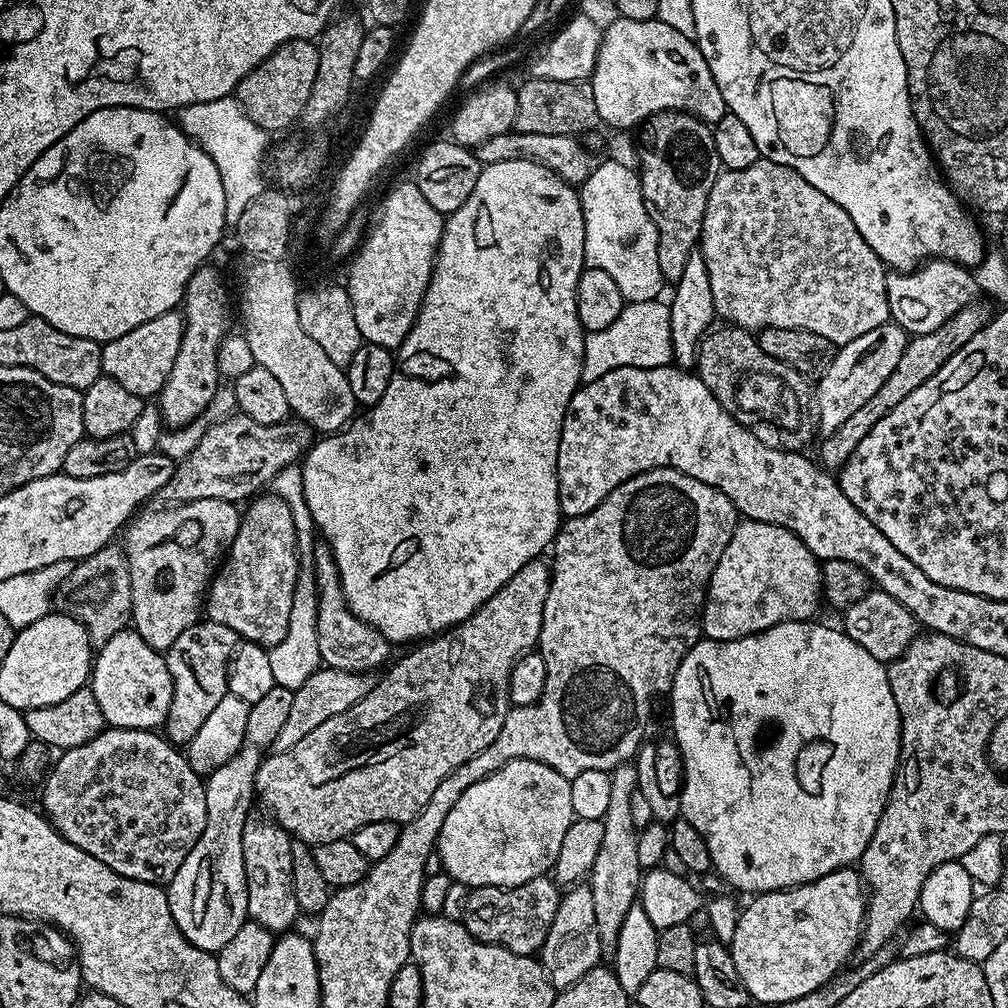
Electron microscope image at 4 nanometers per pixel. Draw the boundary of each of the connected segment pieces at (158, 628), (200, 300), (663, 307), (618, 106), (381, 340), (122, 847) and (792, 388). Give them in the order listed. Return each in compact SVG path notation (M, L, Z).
M199 500L189 504L168 506L160 511L164 512L137 515L127 525L126 555L130 566L130 590L132 591L131 627L150 647L167 650L174 642L174 638L178 638L178 634L186 630L186 626L195 624L201 619L208 585L216 575L218 565L228 555L228 548L234 542L234 534L238 534L242 512L230 500Z
M201 266L190 278L188 291L182 301L184 333L178 358L174 360L174 370L166 378L166 386L159 394L160 417L169 429L185 428L207 413L214 394L222 386L218 370L218 350L232 327L234 312L228 309L228 288L216 268Z
M663 299L625 303L622 314L606 330L590 332L584 338L584 365L580 375L589 384L602 374L619 368L663 368L673 363L670 336L670 310Z
M616 18L602 32L596 65L590 77L594 106L612 130L632 130L659 112L686 112L714 126L726 115L722 90L710 74L693 37L678 34L661 20Z
M416 183L389 190L380 217L375 217L348 264L352 265L348 268L346 287L354 306L354 322L358 322L360 335L367 343L396 350L410 334L436 264L444 222L441 212L422 198Z
M108 726L90 742L63 749L57 756L60 757L55 757L42 781L42 812L52 821L53 828L122 877L167 885L206 826L204 780L201 773L192 769L187 755L151 728Z
M713 327L700 341L694 365L695 375L708 387L710 394L718 398L724 410L741 426L750 429L754 438L758 438L758 442L767 448L779 448L782 452L807 449L812 435L818 432L814 388L809 377L778 362L778 358L770 358L770 354L762 350L759 339L747 328L720 327L724 328Z

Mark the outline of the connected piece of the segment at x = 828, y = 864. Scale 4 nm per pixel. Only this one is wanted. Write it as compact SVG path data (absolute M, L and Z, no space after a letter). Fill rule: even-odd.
M787 620L781 624L770 626L758 634L743 636L737 640L702 638L682 658L676 675L670 681L670 689L672 688L672 728L676 731L676 744L680 747L681 758L684 759L684 789L678 793L680 816L686 822L690 822L690 826L694 826L694 830L698 830L698 834L702 834L702 838L710 850L715 875L720 875L730 887L737 888L740 892L752 892L748 894L781 892L783 888L797 888L799 884L809 884L839 868L855 865L874 834L874 826L878 826L878 818L886 806L888 795L892 789L892 779L896 777L896 765L900 763L900 715L898 714L898 706L894 702L894 694L890 694L887 667L878 658L874 658L874 654L870 654L865 648L858 646L858 642L851 640L839 627L827 628L824 624L816 623L807 620ZM756 740L776 740L776 744L772 744L772 748L756 748Z

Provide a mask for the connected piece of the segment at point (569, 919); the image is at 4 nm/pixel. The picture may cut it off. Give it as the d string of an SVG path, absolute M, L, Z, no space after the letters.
M577 883L561 895L554 922L546 934L546 942L539 950L538 959L543 964L544 972L553 989L556 990L574 986L578 978L582 978L590 969L601 963L602 949L598 922L594 920L594 894L587 883Z

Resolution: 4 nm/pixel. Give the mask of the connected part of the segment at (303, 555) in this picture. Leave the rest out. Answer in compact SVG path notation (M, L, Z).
M299 463L286 466L276 475L270 488L275 495L283 498L290 506L290 514L294 518L296 531L296 551L300 557L300 569L294 586L294 602L291 603L290 622L286 636L282 642L270 649L270 670L274 674L277 688L300 689L311 676L315 676L321 667L318 654L318 602L320 595L316 592L316 570L314 567L314 549L318 543L318 532L312 523L312 515L306 506L306 498L302 490L302 474Z

